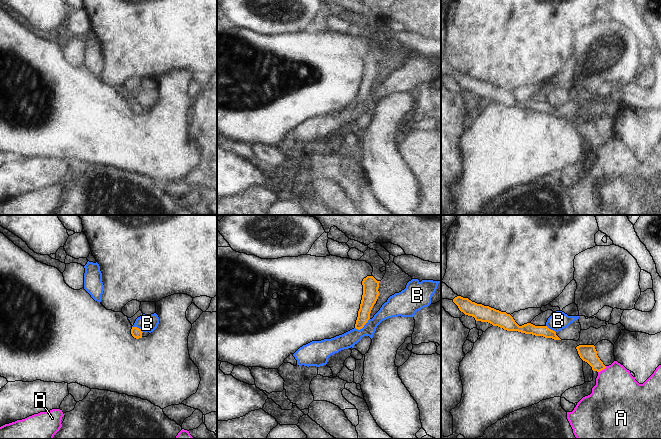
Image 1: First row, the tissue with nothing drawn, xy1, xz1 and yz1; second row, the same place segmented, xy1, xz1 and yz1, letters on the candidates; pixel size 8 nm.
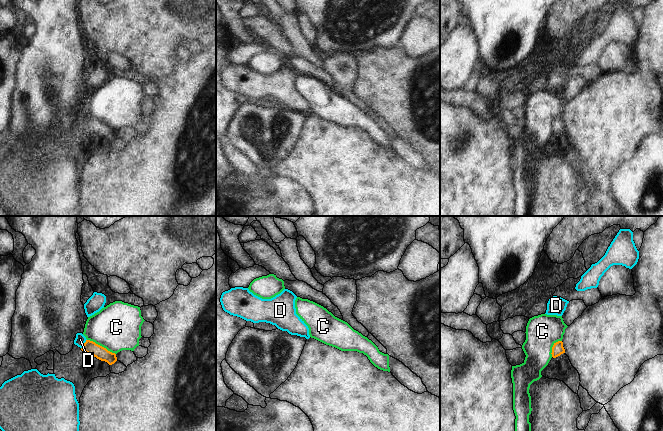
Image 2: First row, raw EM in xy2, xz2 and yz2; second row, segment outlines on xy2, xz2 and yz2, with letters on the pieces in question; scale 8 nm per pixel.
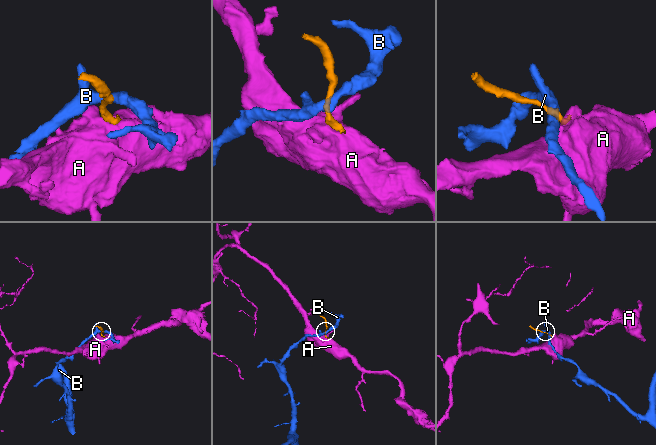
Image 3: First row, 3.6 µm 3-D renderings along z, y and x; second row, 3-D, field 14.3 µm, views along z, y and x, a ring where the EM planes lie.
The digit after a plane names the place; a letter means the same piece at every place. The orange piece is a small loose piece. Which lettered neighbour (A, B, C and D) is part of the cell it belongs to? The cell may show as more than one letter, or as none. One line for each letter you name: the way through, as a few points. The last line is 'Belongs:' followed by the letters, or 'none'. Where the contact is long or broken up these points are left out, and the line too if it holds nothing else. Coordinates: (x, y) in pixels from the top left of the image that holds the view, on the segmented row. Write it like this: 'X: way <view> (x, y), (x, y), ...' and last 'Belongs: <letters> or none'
D: way xy2 (90, 347), (84, 344), (80, 339)
Belongs: D

